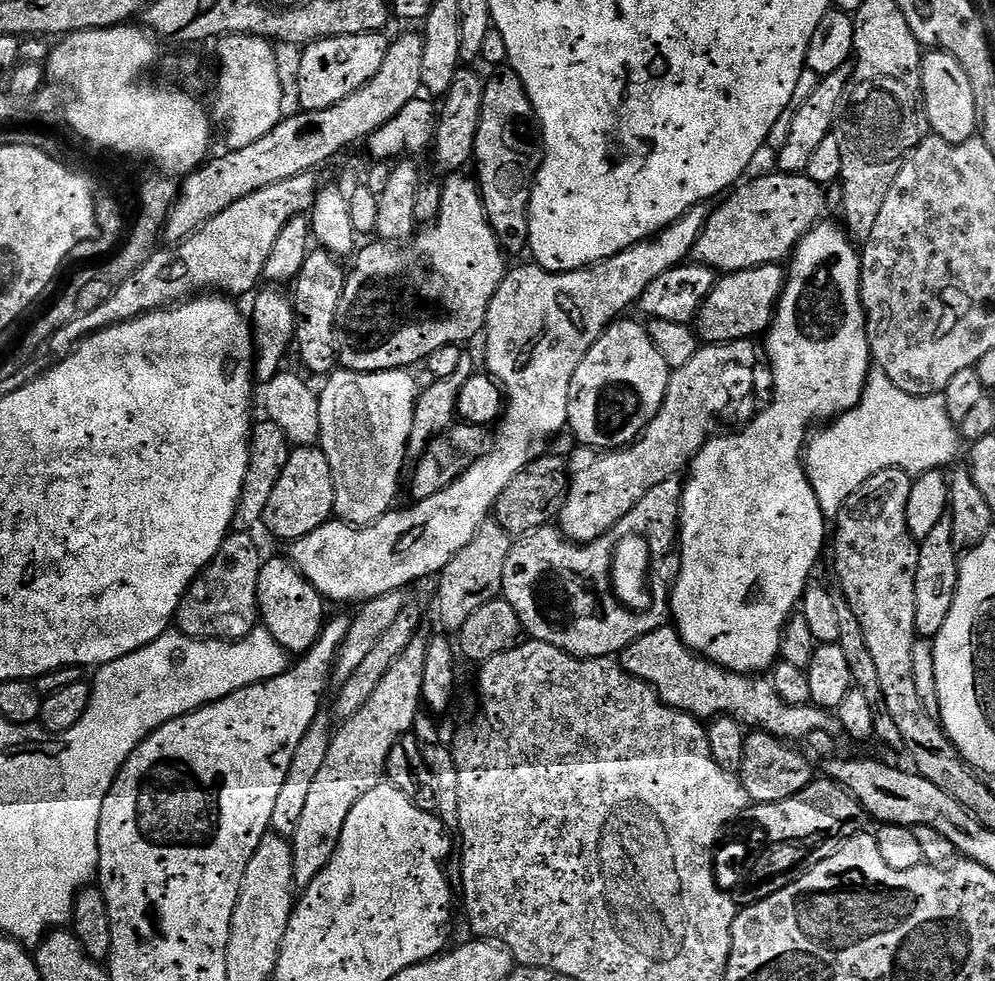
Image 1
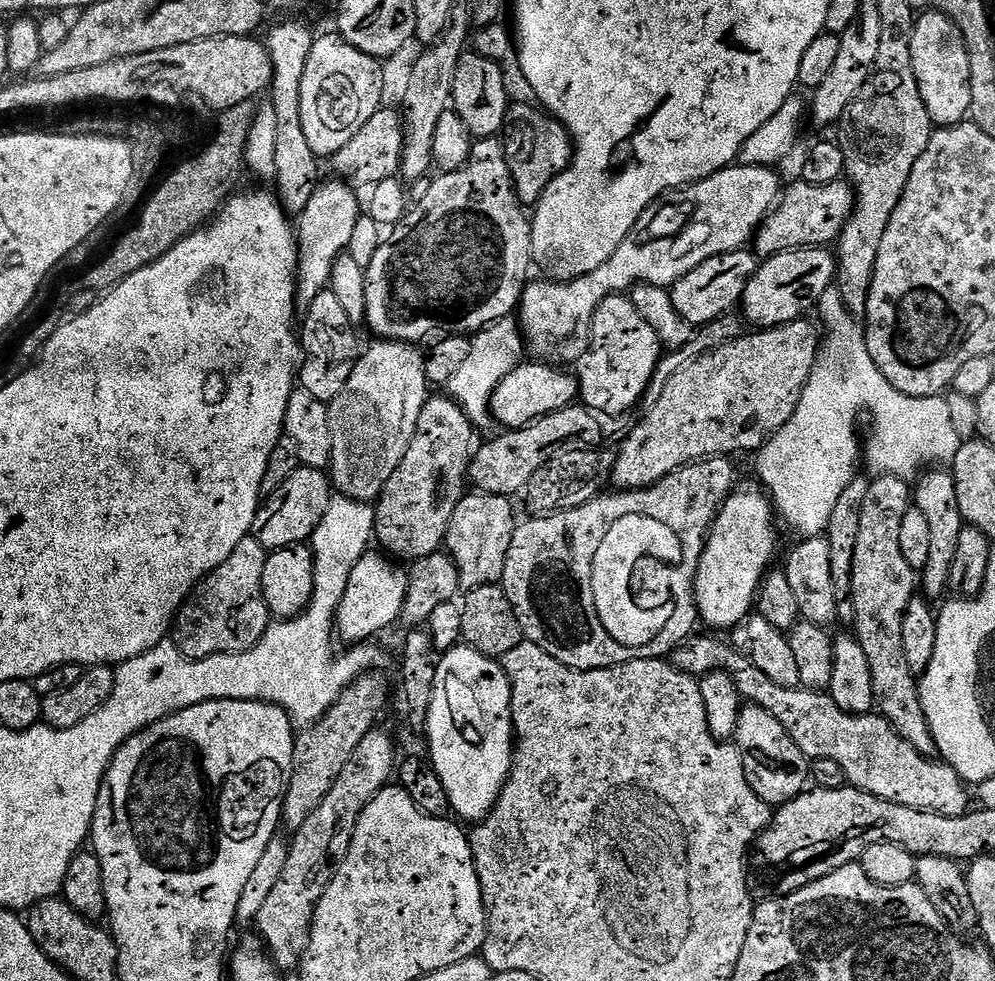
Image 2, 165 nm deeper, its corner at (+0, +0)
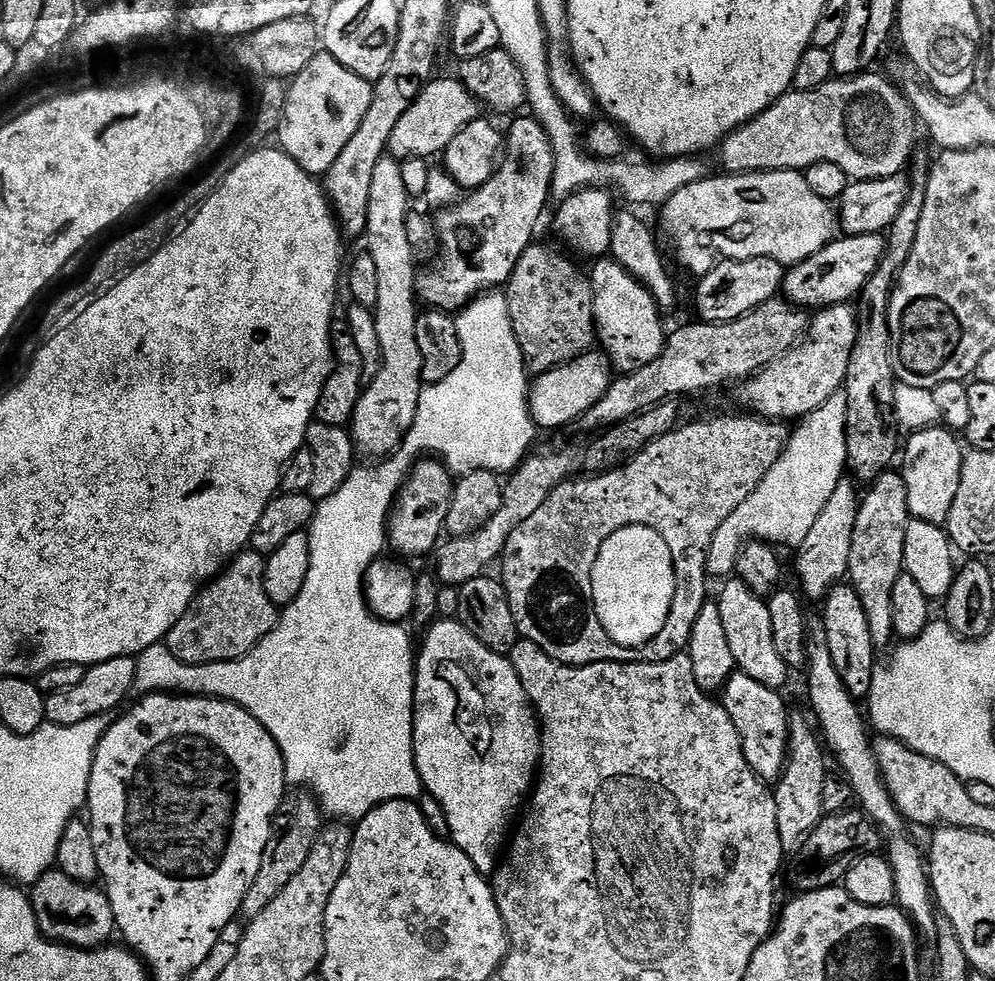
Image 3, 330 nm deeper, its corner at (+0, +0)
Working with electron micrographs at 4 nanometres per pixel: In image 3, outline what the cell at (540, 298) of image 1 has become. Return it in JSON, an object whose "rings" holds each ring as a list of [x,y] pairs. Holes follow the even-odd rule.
{"rings":[[[803,171],[799,172],[741,172],[739,174],[716,174],[709,175],[706,180],[699,180],[690,186],[686,186],[686,190],[678,190],[678,194],[674,194],[674,198],[670,198],[659,209],[660,224],[664,227],[664,232],[670,239],[676,243],[676,256],[680,259],[680,264],[688,272],[693,272],[696,278],[706,275],[706,273],[721,260],[749,260],[750,258],[774,258],[779,264],[791,266],[801,264],[806,258],[810,258],[814,254],[818,254],[820,250],[825,248],[838,236],[838,216],[834,211],[833,205],[827,200],[818,198],[818,194],[814,194],[814,190],[810,190],[810,185],[806,183]]]}

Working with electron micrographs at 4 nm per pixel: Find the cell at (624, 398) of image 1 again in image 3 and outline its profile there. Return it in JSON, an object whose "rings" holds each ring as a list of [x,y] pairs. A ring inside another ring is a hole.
{"rings":[[[600,258],[590,268],[592,297],[594,298],[594,318],[598,344],[617,373],[627,374],[650,366],[664,353],[666,327],[660,319],[660,307],[652,295],[631,276],[618,261]]]}

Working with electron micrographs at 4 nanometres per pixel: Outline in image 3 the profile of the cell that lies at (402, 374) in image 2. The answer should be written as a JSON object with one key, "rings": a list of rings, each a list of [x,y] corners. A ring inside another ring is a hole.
{"rings":[[[385,154],[374,170],[374,179],[370,186],[370,214],[368,215],[368,230],[366,241],[370,247],[370,255],[378,266],[378,302],[374,309],[378,330],[378,339],[382,348],[382,366],[378,376],[374,378],[360,393],[360,401],[352,415],[350,431],[352,442],[357,453],[368,458],[387,458],[399,448],[405,434],[414,422],[414,414],[418,410],[420,389],[424,384],[422,378],[422,354],[418,350],[418,334],[416,333],[416,318],[418,315],[418,297],[416,295],[416,256],[412,253],[412,240],[408,237],[408,203],[410,197],[402,182],[403,163],[391,154]]]}

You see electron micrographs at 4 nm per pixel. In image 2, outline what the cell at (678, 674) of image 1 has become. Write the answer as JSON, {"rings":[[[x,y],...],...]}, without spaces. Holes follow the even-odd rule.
{"rings":[[[693,634],[679,644],[670,657],[671,663],[678,670],[697,678],[711,672],[728,672],[738,686],[741,701],[756,704],[778,718],[778,723],[790,738],[794,738],[794,742],[798,742],[798,750],[802,750],[809,761],[830,758],[838,762],[851,787],[898,806],[914,806],[914,810],[930,810],[947,816],[960,816],[969,811],[970,788],[966,781],[943,760],[918,754],[918,750],[898,735],[883,716],[846,714],[846,710],[842,710],[827,692],[778,686],[778,682],[773,682],[764,671],[754,666],[751,656],[733,648],[727,639],[715,640],[712,636],[700,635]]]}

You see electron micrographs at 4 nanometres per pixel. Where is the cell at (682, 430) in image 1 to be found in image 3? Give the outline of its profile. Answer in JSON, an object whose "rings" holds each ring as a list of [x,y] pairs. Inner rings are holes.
{"rings":[[[851,303],[819,309],[811,317],[803,340],[795,348],[739,385],[740,400],[748,407],[745,409],[773,422],[795,421],[818,410],[833,394],[843,389],[859,333],[858,312]]]}

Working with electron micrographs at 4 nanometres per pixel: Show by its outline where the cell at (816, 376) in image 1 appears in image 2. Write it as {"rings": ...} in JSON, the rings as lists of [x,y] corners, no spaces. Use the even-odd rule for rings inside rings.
{"rings":[[[740,486],[733,491],[720,507],[700,556],[696,571],[696,611],[699,619],[703,623],[705,620],[712,628],[731,630],[748,619],[760,591],[760,583],[773,567],[777,524],[774,505],[759,487],[756,488]]]}

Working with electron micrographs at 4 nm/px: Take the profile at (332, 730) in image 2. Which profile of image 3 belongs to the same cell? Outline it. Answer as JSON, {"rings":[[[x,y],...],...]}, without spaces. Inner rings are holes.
{"rings":[[[292,790],[285,795],[280,809],[272,819],[272,833],[270,842],[266,842],[266,854],[262,854],[262,866],[254,882],[250,882],[250,890],[245,894],[240,907],[240,912],[246,914],[245,917],[251,918],[262,914],[262,910],[266,910],[266,906],[270,906],[270,902],[274,902],[274,898],[282,894],[282,889],[290,882],[290,878],[294,878],[294,874],[302,870],[320,833],[320,816],[322,817],[320,802],[311,792]]]}

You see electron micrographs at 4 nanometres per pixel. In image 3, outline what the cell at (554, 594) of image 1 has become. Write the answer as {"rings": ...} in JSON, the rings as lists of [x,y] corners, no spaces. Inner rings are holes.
{"rings":[[[755,414],[743,415],[716,416],[713,420],[696,420],[693,424],[681,423],[670,434],[650,442],[650,446],[642,449],[627,464],[610,472],[589,475],[589,480],[569,478],[553,490],[550,498],[538,506],[537,512],[531,518],[526,518],[526,522],[522,522],[514,534],[510,534],[498,564],[510,610],[514,610],[516,629],[523,639],[537,644],[560,664],[579,666],[608,660],[606,636],[592,614],[594,570],[598,566],[598,554],[604,550],[604,546],[616,534],[642,520],[644,524],[662,530],[664,536],[668,534],[668,542],[672,544],[678,560],[680,588],[668,626],[646,652],[646,664],[669,660],[687,649],[694,622],[698,622],[698,614],[706,603],[707,596],[704,595],[710,583],[708,551],[714,542],[714,534],[718,534],[718,526],[722,526],[722,522],[726,522],[726,518],[730,518],[730,514],[734,514],[734,510],[738,510],[738,506],[742,506],[742,502],[746,502],[746,498],[758,490],[758,482],[770,474],[770,466],[778,462],[790,435],[783,423]]]}

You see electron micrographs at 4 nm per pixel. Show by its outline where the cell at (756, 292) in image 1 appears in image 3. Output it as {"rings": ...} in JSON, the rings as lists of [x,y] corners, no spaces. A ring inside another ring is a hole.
{"rings":[[[883,235],[837,238],[801,264],[791,265],[784,274],[783,299],[801,310],[819,310],[855,301],[860,291],[880,268],[886,251]]]}

